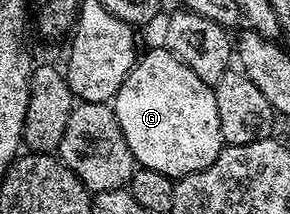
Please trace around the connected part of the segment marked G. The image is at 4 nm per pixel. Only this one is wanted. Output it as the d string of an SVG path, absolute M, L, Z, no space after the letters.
M168 47L153 48L149 53L142 55L137 63L133 65L132 70L127 74L127 78L123 82L123 86L119 86L117 95L111 101L111 107L115 118L119 122L119 126L123 130L123 138L127 138L127 146L131 150L134 161L142 168L150 168L151 170L159 170L159 174L167 174L174 178L182 176L190 176L199 170L209 168L211 162L215 162L215 158L219 158L223 141L221 138L221 127L219 126L219 106L215 106L215 94L213 88L207 82L203 82L203 78L199 78L199 74L195 74L195 70L191 70L181 59L173 55Z

